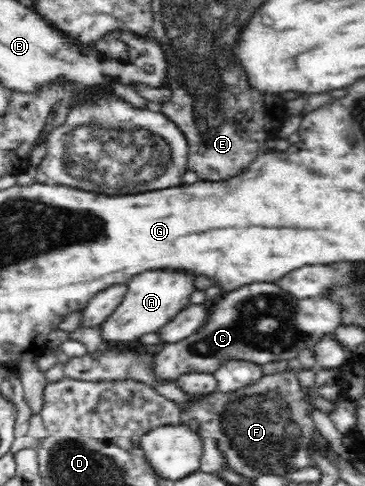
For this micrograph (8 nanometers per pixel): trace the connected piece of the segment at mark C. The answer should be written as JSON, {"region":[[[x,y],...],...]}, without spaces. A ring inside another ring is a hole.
{"region":[[[255,282],[224,293],[199,332],[177,343],[163,343],[161,352],[152,356],[149,371],[158,382],[171,382],[187,373],[211,374],[231,360],[259,366],[281,360],[289,362],[302,349],[312,350],[343,325],[344,306],[334,296],[331,300],[329,296],[295,298],[271,282]]]}

